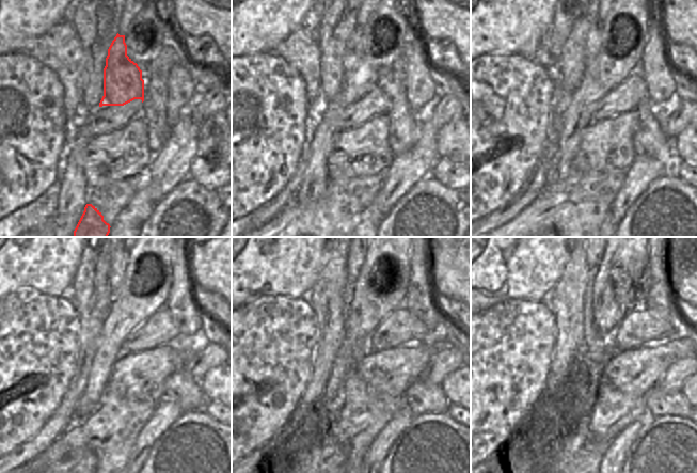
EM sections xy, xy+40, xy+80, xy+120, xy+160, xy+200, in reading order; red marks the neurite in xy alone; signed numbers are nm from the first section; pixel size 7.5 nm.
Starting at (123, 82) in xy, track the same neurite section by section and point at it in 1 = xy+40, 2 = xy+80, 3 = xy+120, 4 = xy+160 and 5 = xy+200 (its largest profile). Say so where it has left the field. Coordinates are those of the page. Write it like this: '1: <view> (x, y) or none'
1: xy+40 (358, 74)
2: xy+80 (595, 37)
3: xy+120 (119, 262)
4: xy+160 (355, 258)
5: xy+200 (591, 264)

